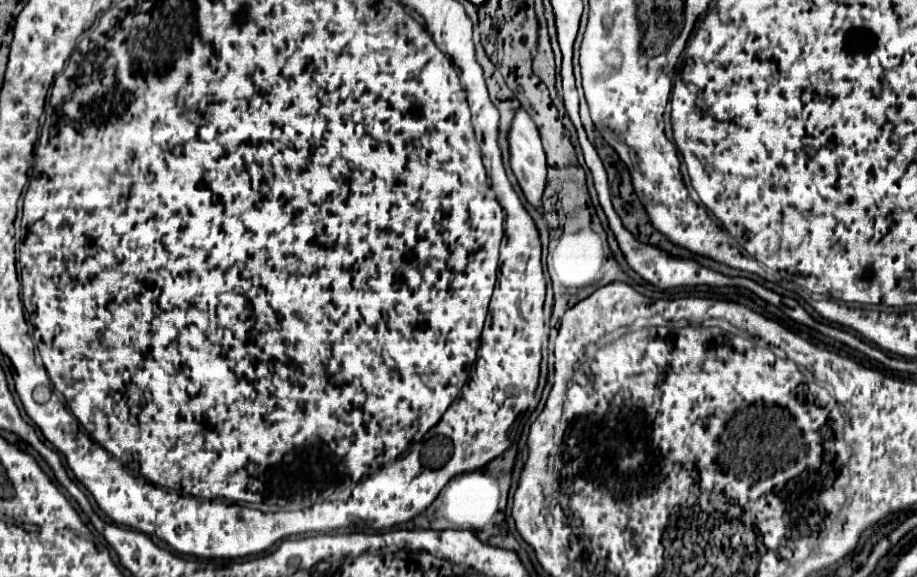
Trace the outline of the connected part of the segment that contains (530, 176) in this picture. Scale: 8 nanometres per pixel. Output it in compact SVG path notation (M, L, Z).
M519 106L509 128L509 164L527 198L541 210L541 194L545 188L545 152L539 130L529 112Z

